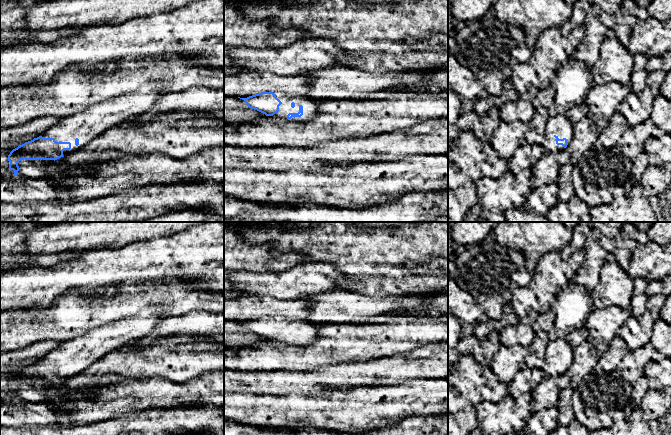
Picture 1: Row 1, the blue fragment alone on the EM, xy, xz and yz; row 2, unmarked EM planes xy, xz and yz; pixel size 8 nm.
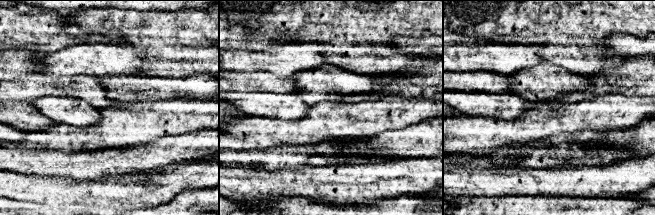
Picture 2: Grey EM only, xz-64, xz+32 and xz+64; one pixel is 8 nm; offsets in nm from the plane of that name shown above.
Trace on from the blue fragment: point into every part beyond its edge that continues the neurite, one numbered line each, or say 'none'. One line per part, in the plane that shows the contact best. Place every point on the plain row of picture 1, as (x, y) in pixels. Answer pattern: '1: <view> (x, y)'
1: xy (87, 349)

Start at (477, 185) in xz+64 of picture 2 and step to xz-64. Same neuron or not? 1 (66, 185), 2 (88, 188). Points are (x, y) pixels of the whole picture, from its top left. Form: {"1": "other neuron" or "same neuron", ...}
{"1": "same neuron", "2": "same neuron"}

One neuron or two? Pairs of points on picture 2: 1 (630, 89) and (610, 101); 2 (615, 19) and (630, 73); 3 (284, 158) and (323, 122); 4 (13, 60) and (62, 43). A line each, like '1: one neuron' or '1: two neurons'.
1: two neurons
2: two neurons
3: two neurons
4: two neurons

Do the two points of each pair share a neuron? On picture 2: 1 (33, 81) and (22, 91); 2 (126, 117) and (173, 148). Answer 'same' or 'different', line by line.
1: same
2: different

